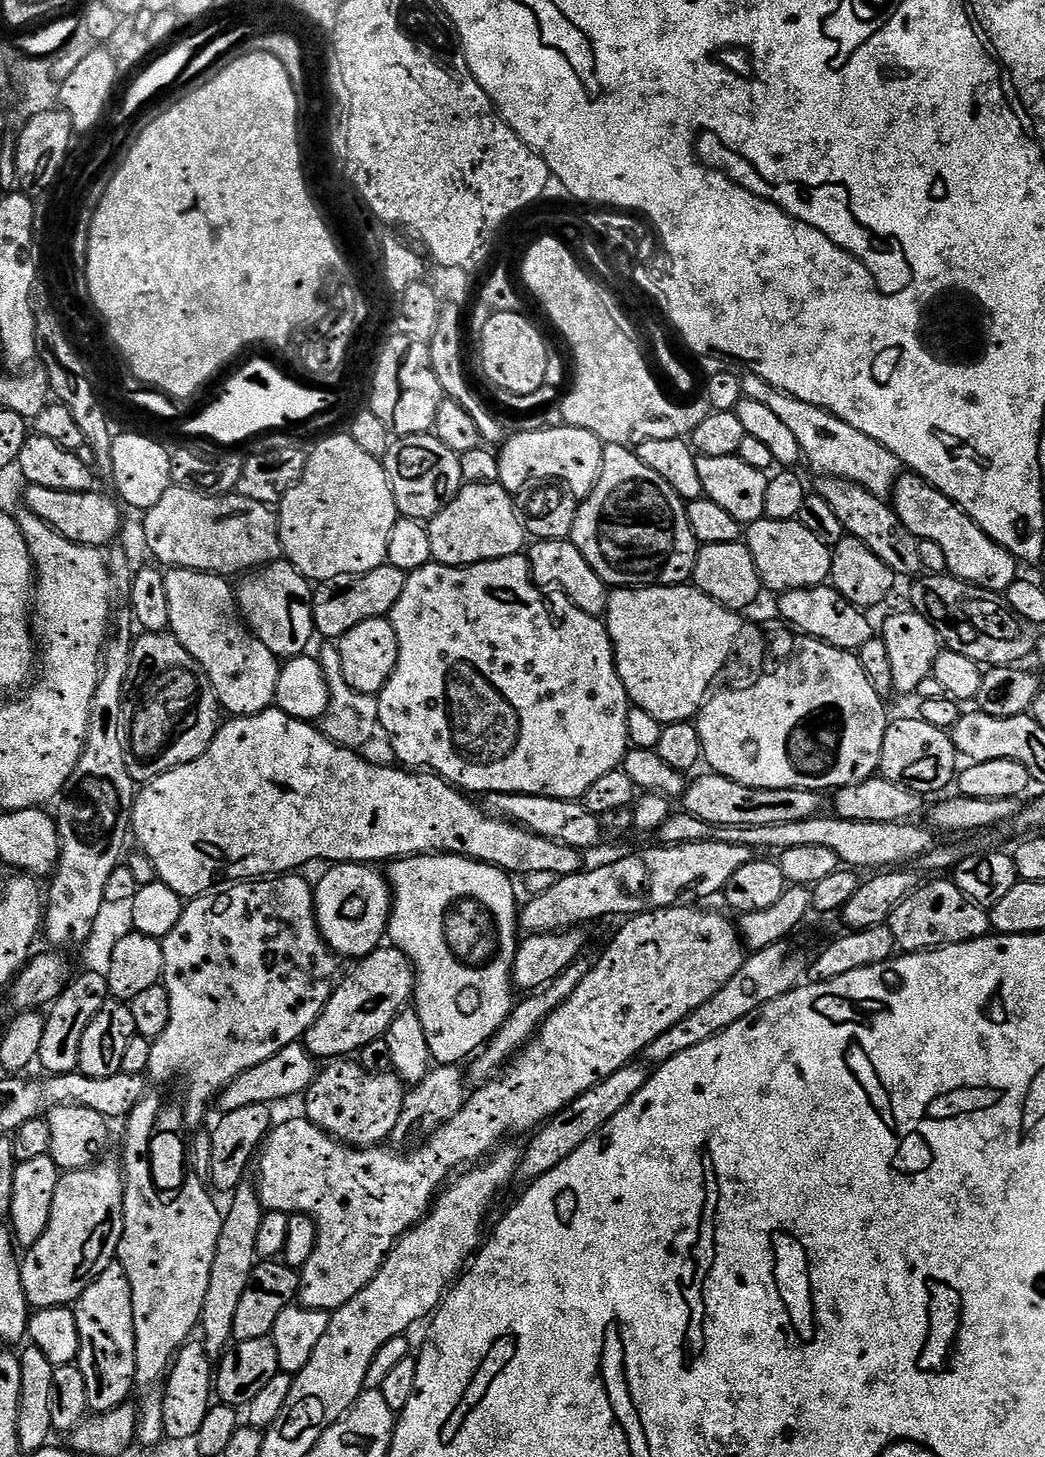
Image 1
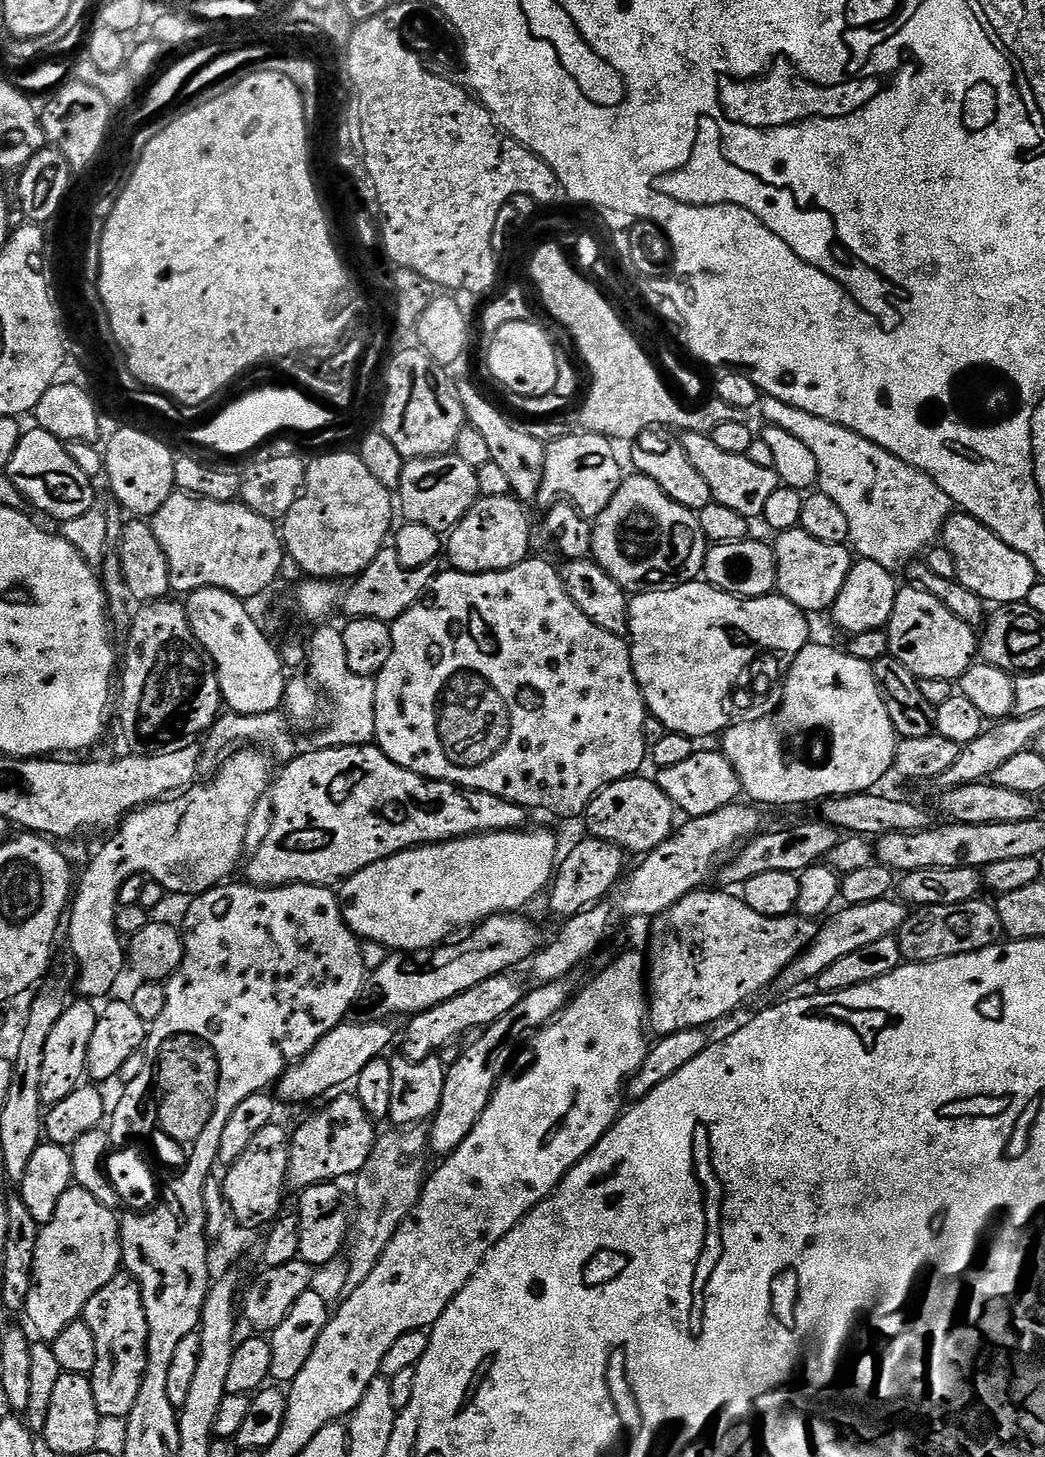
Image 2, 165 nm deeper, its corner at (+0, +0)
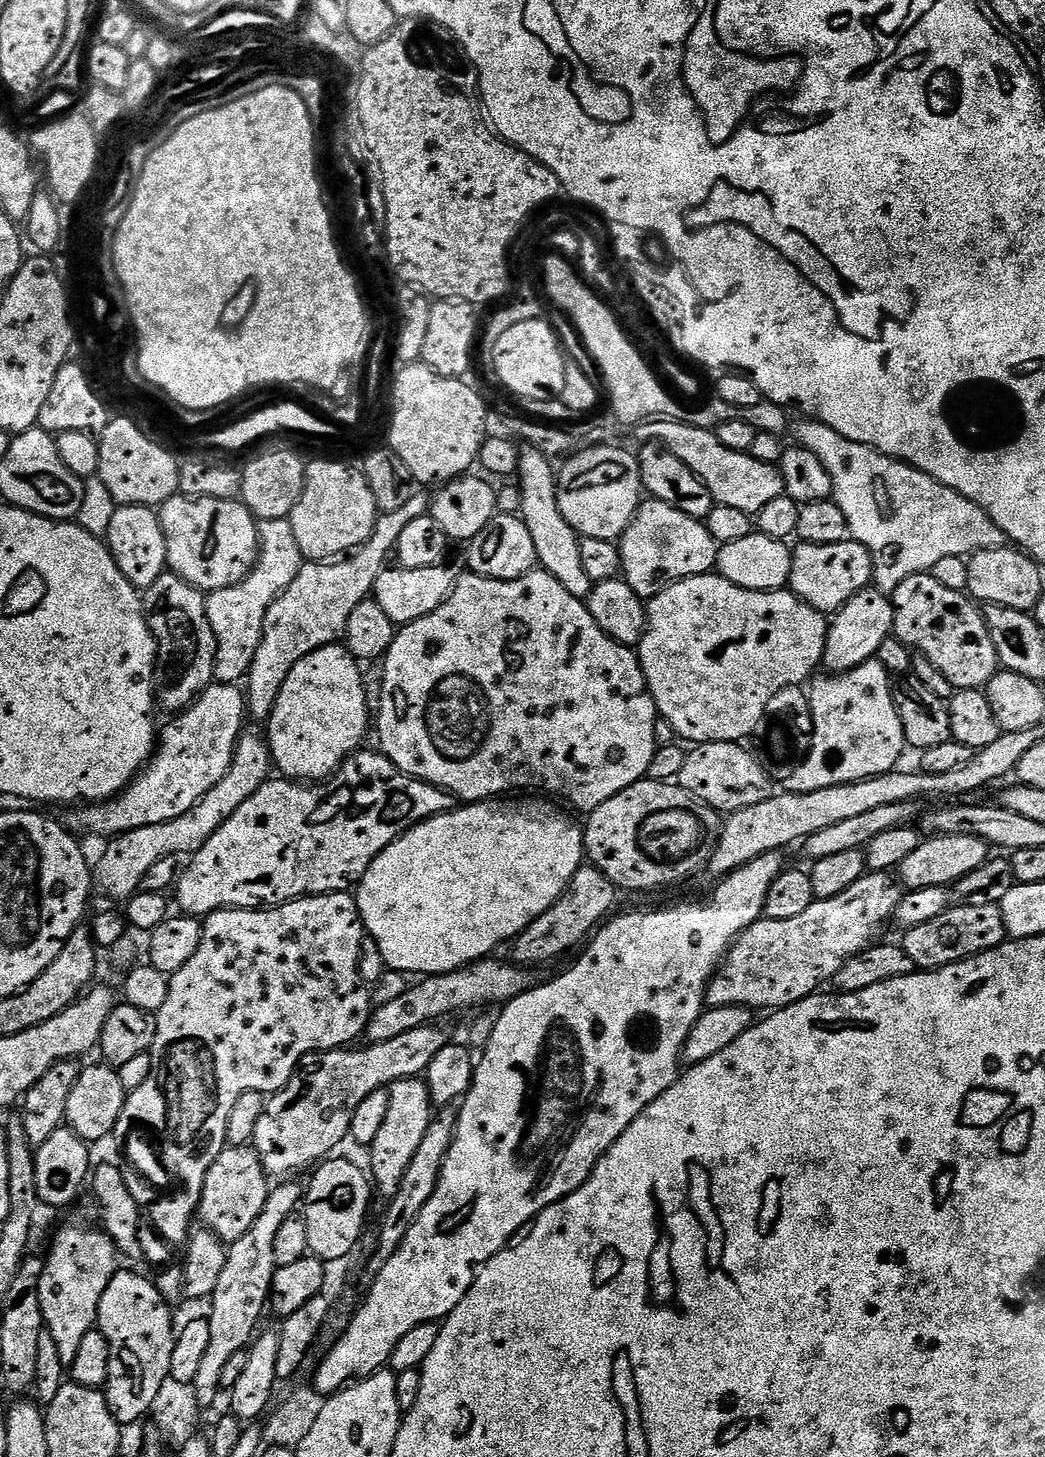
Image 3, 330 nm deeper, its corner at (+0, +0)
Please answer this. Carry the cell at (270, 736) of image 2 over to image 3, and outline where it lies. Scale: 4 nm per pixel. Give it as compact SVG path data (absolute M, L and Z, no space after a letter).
M245 731L236 744L235 756L226 778L210 790L210 794L199 801L190 811L176 820L158 823L156 826L144 826L139 830L124 832L115 837L103 857L100 866L94 870L97 885L112 898L121 902L131 899L141 887L142 878L150 867L168 856L193 855L205 842L217 832L226 819L256 793L272 774L271 752L267 741L260 735Z

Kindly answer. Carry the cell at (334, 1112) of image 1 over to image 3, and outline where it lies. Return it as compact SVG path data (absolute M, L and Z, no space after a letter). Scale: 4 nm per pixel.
M288 1182L277 1183L280 1185L277 1188L275 1185L269 1191L266 1206L262 1206L262 1214L258 1214L254 1226L250 1226L250 1230L246 1234L242 1234L242 1238L231 1241L230 1247L227 1249L226 1266L224 1266L222 1276L218 1279L217 1288L210 1297L212 1313L207 1313L206 1316L210 1326L210 1347L206 1350L206 1355L202 1358L202 1367L196 1375L195 1387L201 1409L208 1410L208 1408L215 1406L216 1395L222 1392L222 1370L226 1370L226 1366L230 1362L230 1358L234 1358L234 1354L245 1351L253 1343L258 1332L256 1327L260 1324L260 1315L263 1314L264 1308L266 1312L269 1307L272 1295L272 1279L277 1269L274 1262L274 1237L278 1235L278 1229L281 1228L282 1222L286 1222L286 1218L293 1215L302 1204L301 1185L299 1188L296 1184L284 1183Z

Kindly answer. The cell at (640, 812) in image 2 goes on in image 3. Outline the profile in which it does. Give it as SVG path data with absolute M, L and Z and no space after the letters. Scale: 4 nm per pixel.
M647 778L614 794L610 802L602 802L587 813L586 820L584 851L591 867L600 870L617 889L628 892L672 888L695 872L705 871L722 827L721 813L690 795L679 783Z

